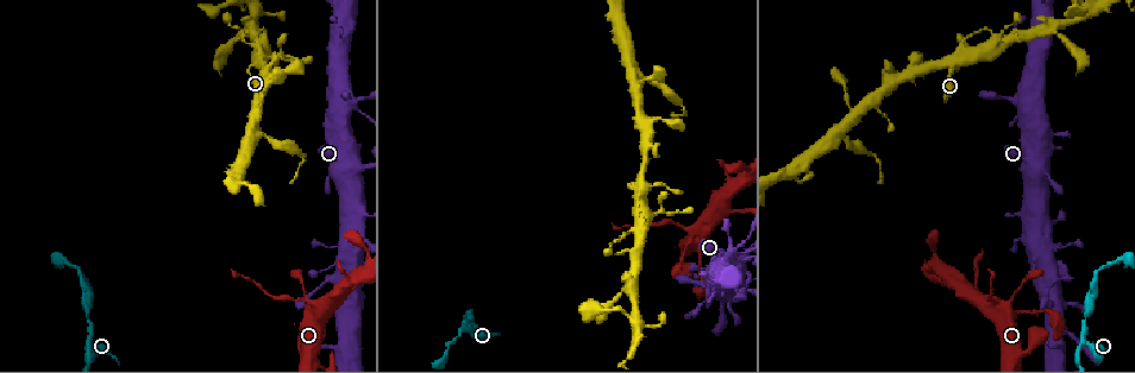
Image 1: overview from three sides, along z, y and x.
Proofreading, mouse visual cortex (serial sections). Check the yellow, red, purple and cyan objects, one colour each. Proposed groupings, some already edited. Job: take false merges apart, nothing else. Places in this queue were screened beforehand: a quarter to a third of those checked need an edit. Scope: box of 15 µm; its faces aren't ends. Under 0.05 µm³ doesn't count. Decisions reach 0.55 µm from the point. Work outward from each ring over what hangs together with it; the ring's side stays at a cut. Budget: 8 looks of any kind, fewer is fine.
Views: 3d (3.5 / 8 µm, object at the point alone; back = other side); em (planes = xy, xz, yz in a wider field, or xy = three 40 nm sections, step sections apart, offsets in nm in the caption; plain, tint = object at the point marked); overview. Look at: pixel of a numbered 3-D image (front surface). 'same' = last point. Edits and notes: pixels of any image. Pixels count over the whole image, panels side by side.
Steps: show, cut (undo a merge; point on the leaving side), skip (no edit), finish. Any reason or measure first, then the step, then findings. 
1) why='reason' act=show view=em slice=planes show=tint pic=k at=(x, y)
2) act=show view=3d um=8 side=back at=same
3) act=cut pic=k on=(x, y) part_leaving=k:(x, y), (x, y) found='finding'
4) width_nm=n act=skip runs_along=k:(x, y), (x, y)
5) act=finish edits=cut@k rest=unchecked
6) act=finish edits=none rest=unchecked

why='sudden change in width' act=show view=3d um=3.5 pic=1 at=(338, 279)

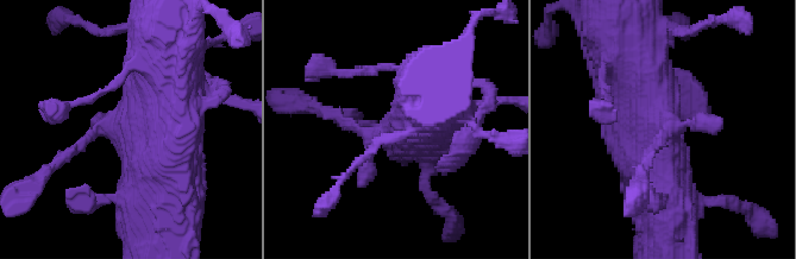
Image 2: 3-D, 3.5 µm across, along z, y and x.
act=show view=em slice=xy step=1 show=tint pic=2 at=(390, 131)

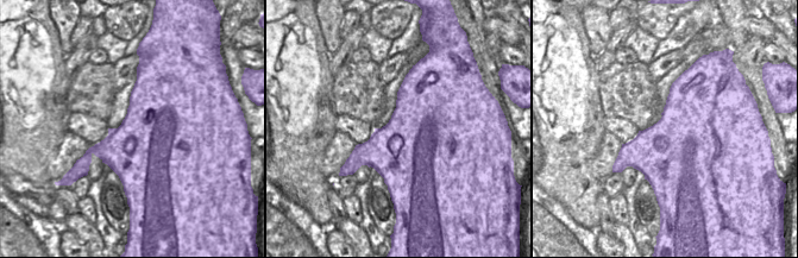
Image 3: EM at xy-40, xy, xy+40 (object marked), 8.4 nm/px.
act=skip runs_along=2:(168, 93), (58, 162) found='one cell here'

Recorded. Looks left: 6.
act=show view=3d um=3.5 pic=1 at=(316, 305)

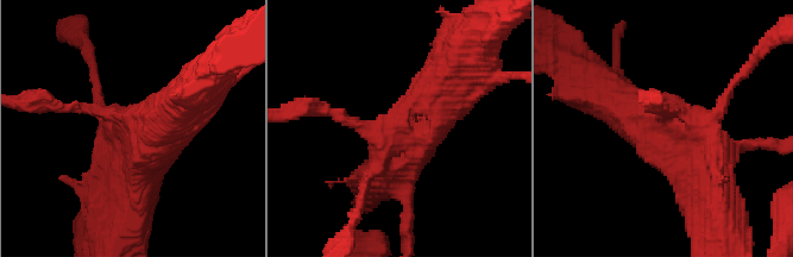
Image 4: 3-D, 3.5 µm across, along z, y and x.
act=show view=em slice=xy step=3 show=tint pic=4 at=(660, 116)

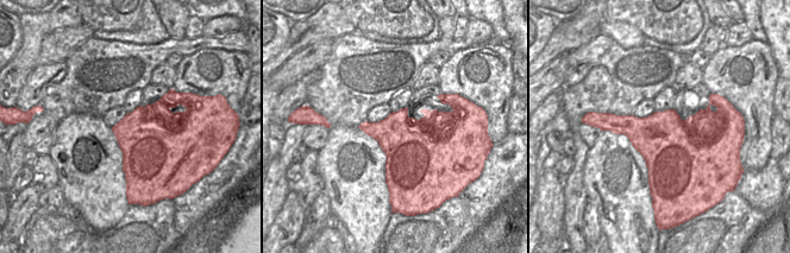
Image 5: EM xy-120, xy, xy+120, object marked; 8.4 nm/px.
act=show view=em slice=planes show=tint at=same

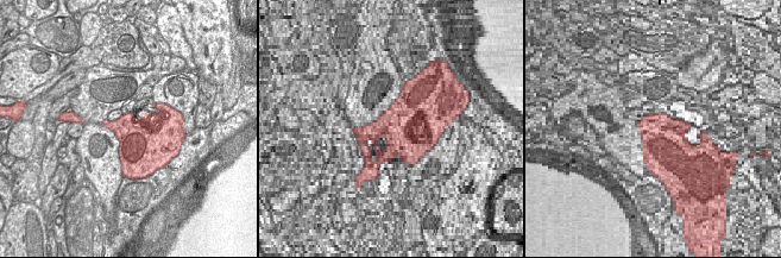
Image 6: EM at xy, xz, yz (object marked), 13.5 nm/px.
act=skip runs_along=4:(711, 190), (659, 132), (606, 95) found='one cell here'

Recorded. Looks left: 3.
why='sharp bend' act=show view=3d um=3.5 pic=1 at=(1078, 352)

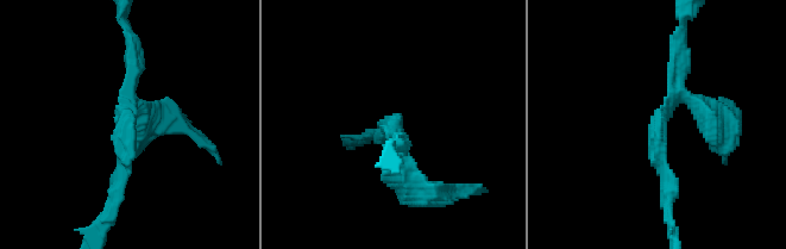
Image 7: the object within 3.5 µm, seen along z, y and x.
arms=3 arm_widths_nm=150,200,350 act=show view=em slice=xy step=5 show=tint pic=7 at=(127, 119)

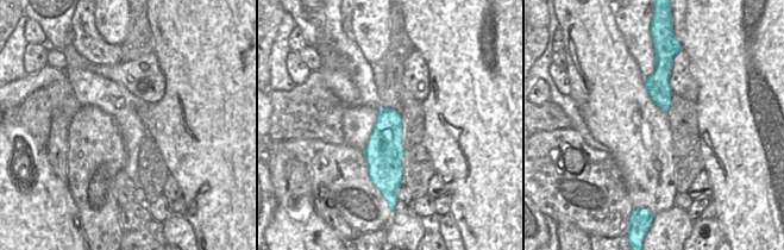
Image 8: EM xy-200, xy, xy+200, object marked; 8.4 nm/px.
act=skip found='continuous, no second cell'

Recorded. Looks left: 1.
act=finish edits=none rest=unchecked

